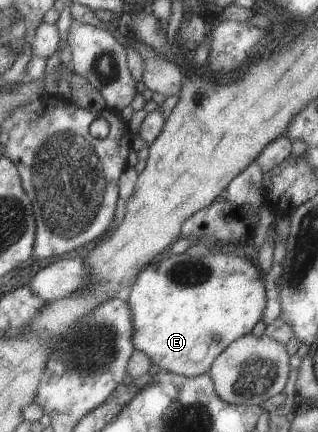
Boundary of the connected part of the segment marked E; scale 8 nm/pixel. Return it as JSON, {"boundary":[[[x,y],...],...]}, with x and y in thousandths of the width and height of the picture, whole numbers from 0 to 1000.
{"boundary":[[[575,583],[569,588],[538,588],[509,597],[491,609],[459,613],[418,646],[406,660],[406,678],[393,701],[406,708],[412,727],[415,773],[412,789],[421,810],[453,817],[475,843],[522,861],[538,861],[566,870],[623,870],[651,863],[664,838],[720,799],[736,785],[792,766],[792,757],[824,736],[827,711],[833,711],[833,667],[827,641],[811,616],[789,611],[770,597],[755,597],[736,588],[657,586],[642,593],[594,593]]]}

